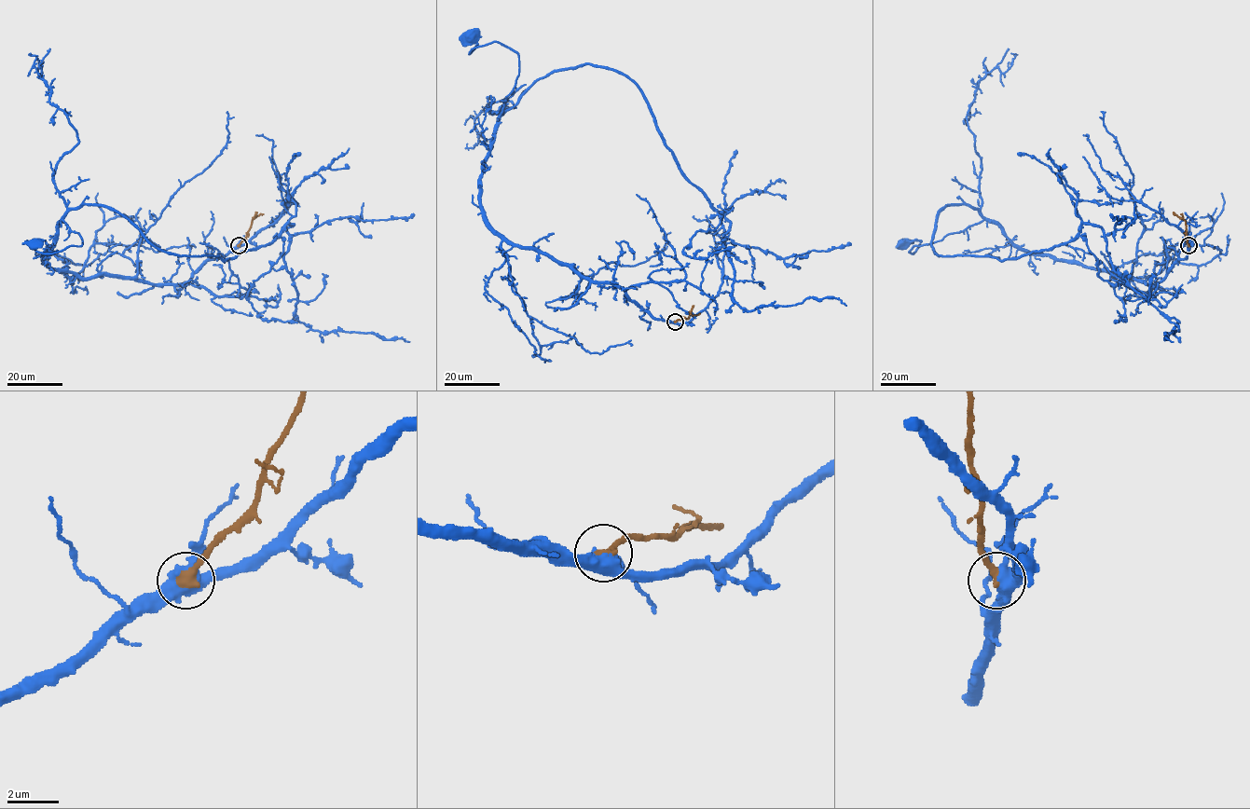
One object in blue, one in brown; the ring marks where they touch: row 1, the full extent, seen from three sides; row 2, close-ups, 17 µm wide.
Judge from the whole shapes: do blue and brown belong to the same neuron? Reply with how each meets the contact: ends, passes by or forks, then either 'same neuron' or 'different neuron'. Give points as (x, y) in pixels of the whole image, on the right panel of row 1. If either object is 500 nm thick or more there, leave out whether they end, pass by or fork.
same neuron

